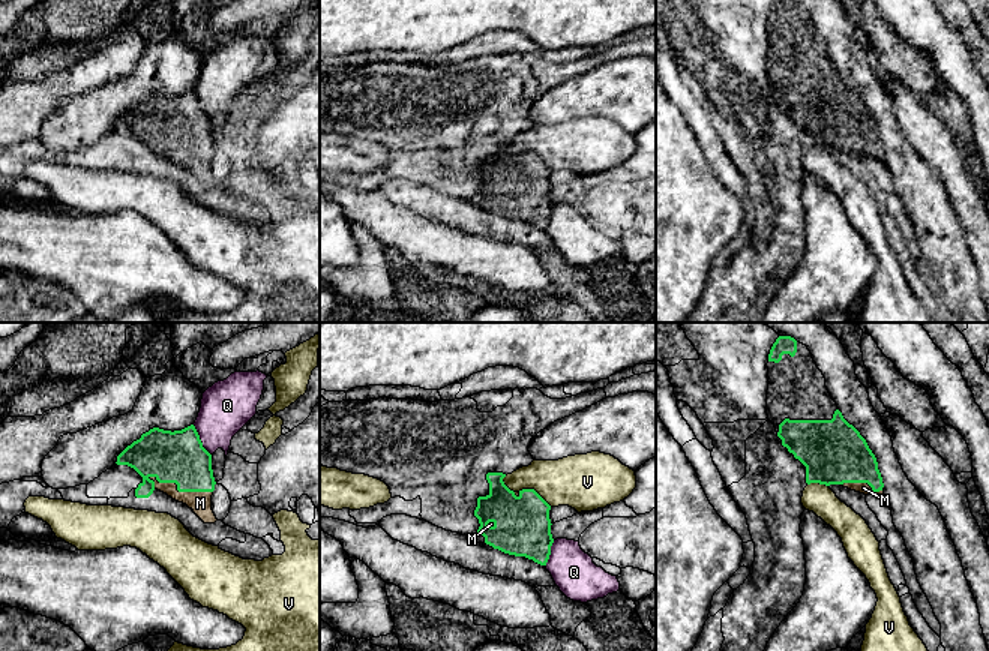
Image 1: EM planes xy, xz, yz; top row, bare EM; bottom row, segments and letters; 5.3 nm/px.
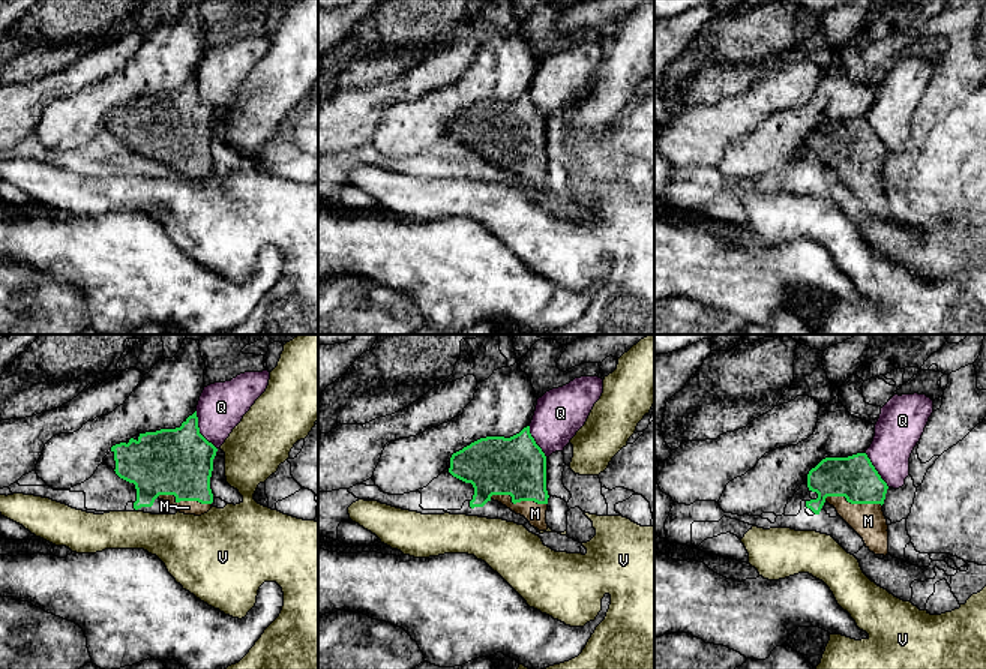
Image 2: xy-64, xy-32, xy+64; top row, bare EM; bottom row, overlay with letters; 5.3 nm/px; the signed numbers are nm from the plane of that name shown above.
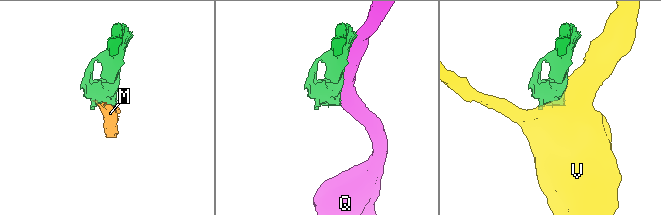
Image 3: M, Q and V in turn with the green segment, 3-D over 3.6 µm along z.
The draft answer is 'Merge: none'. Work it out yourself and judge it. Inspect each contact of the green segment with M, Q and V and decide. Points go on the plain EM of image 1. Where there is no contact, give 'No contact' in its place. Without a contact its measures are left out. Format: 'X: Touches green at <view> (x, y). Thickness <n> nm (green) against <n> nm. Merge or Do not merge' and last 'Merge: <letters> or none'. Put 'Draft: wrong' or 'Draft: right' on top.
Draft: wrong
M: Touches green at xy (179, 155). Thickness 280 nm (green) against 110 nm. Merge
Q: Touches green at xy (200, 104). Thickness 280 nm (green) against 280 nm. Do not merge
V: Touches green at xz (533, 153). Thickness 300 nm (green) against 280 nm. Do not merge
Merge: M

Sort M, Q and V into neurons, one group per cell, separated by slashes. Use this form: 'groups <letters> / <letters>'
groups M / Q / V

